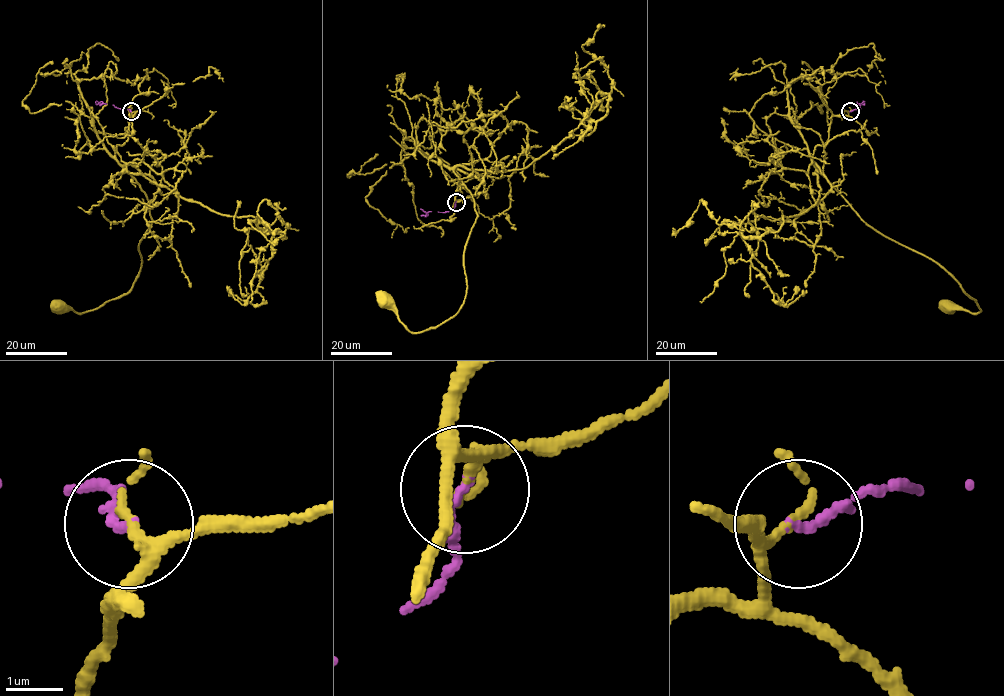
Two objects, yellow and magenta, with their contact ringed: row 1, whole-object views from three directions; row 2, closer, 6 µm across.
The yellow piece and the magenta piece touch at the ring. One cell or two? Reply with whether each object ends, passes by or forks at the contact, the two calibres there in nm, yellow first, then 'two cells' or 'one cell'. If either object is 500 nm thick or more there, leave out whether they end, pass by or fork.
yellow forks there; magenta ends there; 130 nm thick on the yellow side, 170 nm on the other; one cell

